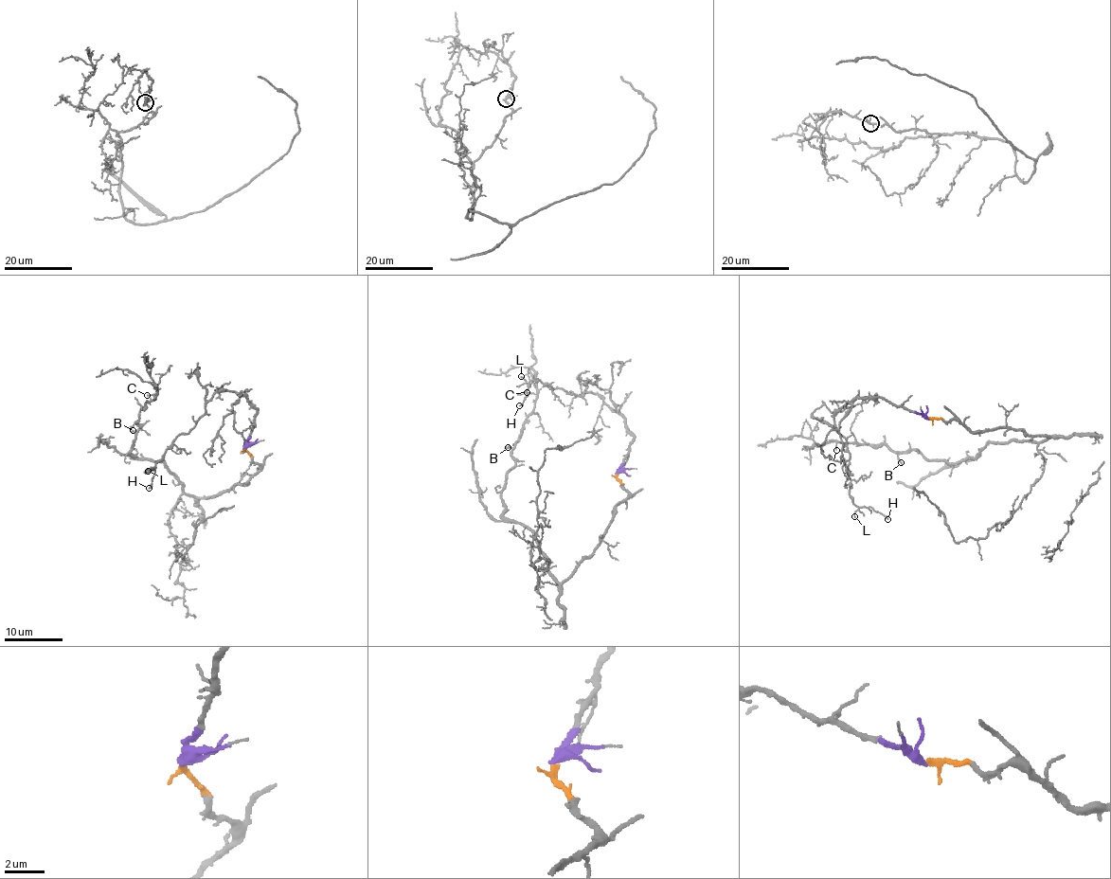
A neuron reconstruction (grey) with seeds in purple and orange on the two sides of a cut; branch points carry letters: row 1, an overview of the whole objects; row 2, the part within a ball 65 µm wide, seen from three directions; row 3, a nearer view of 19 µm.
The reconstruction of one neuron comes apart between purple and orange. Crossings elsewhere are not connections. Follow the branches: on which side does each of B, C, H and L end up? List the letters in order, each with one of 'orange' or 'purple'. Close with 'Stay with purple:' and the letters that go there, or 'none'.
B: orange
C: orange
H: purple
L: purple
Stay with purple: H, L

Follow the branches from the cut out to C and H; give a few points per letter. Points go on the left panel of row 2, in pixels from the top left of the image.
C: (244, 447), (259, 470), (248, 485), (184, 492), (167, 465), (130, 453), (157, 393), (147, 396)
H: (244, 447), (257, 411), (246, 398), (236, 392), (217, 392), (194, 427), (181, 433), (155, 466), (149, 489)

